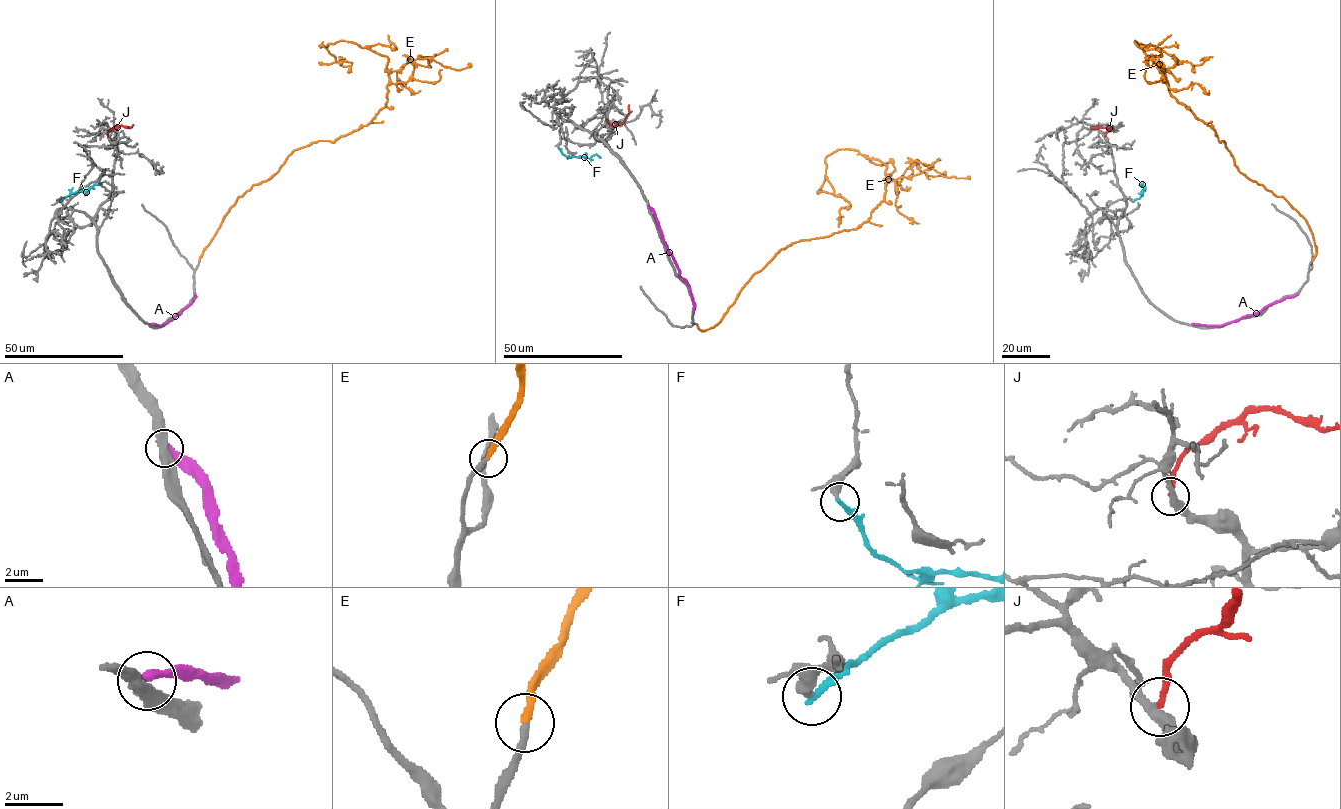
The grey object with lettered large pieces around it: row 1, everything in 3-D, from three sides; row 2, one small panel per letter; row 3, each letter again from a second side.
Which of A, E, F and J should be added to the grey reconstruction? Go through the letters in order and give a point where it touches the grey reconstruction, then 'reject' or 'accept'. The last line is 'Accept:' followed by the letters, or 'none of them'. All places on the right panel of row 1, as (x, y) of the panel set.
A: contact (1192, 324); reject
E: contact (1312, 261); accept
F: contact (1133, 201); reject
J: contact (1105, 136); reject
Accept: E

